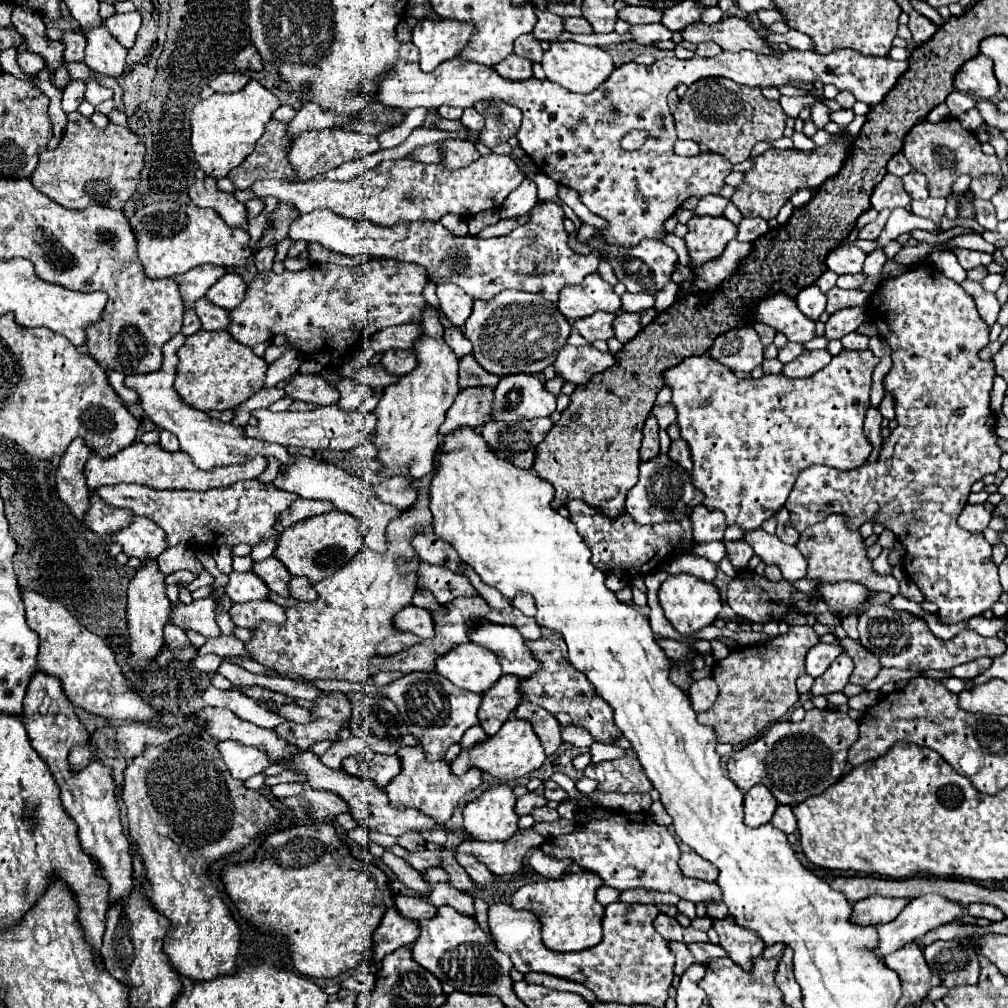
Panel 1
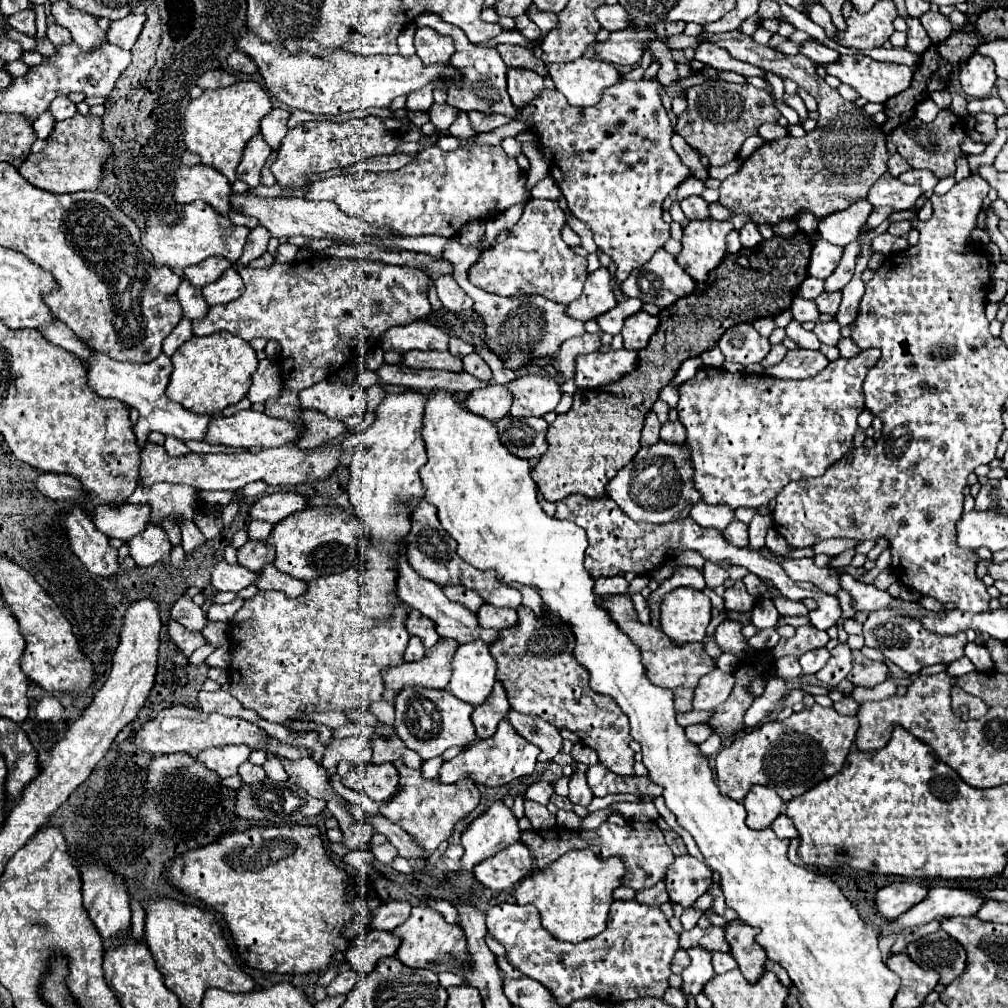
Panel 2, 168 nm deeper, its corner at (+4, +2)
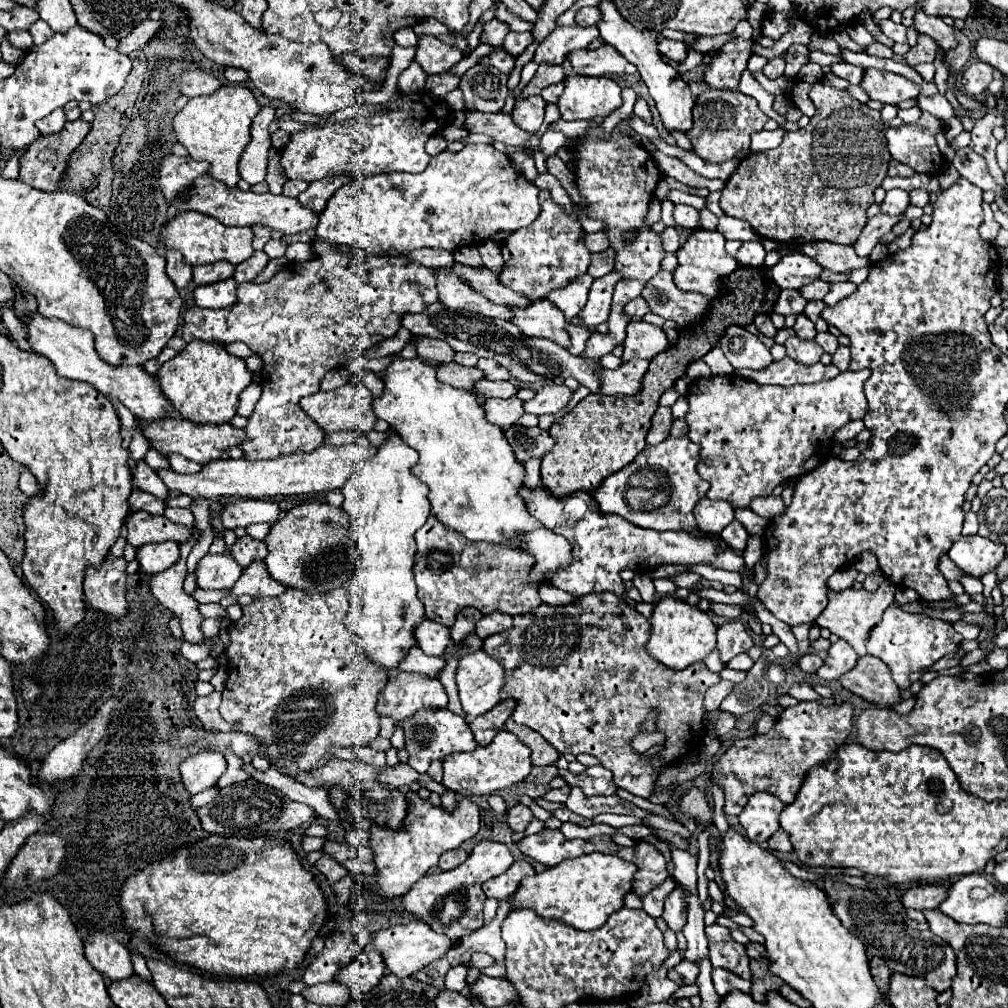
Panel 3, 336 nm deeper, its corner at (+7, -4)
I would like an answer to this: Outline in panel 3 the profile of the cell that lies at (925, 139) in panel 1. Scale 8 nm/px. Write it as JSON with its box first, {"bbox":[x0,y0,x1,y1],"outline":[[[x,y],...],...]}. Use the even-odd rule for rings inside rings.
{"bbox":[885,111,943,173],"outline":[[[925,111],[917,123],[887,129],[885,137],[891,157],[903,165],[909,165],[917,173],[941,171],[943,155],[935,143],[935,133],[939,129],[941,121]]]}

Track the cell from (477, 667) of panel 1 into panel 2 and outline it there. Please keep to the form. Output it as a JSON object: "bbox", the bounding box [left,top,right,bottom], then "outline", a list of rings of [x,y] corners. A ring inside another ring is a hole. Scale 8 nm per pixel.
{"bbox":[448,643,498,705],"outline":[[[464,643],[452,659],[452,679],[448,689],[470,705],[480,705],[492,693],[498,665],[486,643]]]}

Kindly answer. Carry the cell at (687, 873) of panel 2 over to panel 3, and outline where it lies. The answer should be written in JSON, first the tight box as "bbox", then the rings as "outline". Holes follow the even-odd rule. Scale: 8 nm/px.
{"bbox":[663,887,687,933],"outline":[[[679,887],[665,899],[663,919],[667,921],[669,929],[675,933],[679,933],[683,929],[683,925],[687,923],[687,911],[683,905],[683,891]]]}

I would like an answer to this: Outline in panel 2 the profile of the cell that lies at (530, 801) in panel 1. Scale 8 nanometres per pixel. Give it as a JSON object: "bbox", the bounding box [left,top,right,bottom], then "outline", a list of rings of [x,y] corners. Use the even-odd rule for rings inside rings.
{"bbox":[524,781,554,805],"outline":[[[538,781],[538,783],[532,783],[532,785],[528,787],[528,791],[526,791],[526,795],[524,795],[524,797],[526,797],[526,799],[530,799],[530,801],[536,801],[536,803],[546,805],[552,793],[554,793],[554,789],[552,789],[552,785],[550,785],[550,783]]]}

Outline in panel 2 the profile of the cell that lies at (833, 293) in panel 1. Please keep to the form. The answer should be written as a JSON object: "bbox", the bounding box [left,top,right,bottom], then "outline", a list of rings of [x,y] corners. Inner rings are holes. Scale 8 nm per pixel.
{"bbox":[816,291,842,315],"outline":[[[824,291],[822,295],[818,295],[816,303],[818,303],[818,309],[820,313],[828,313],[828,315],[836,315],[838,307],[840,307],[840,301],[842,301],[842,293],[840,291]]]}

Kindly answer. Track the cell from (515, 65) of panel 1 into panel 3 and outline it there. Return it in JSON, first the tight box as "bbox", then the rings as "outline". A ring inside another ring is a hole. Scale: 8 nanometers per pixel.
{"bbox":[511,95,545,133],"outline":[[[521,95],[515,99],[515,109],[511,113],[515,125],[519,125],[527,133],[537,133],[541,129],[543,117],[545,117],[545,99],[535,95],[529,99],[523,99]]]}

